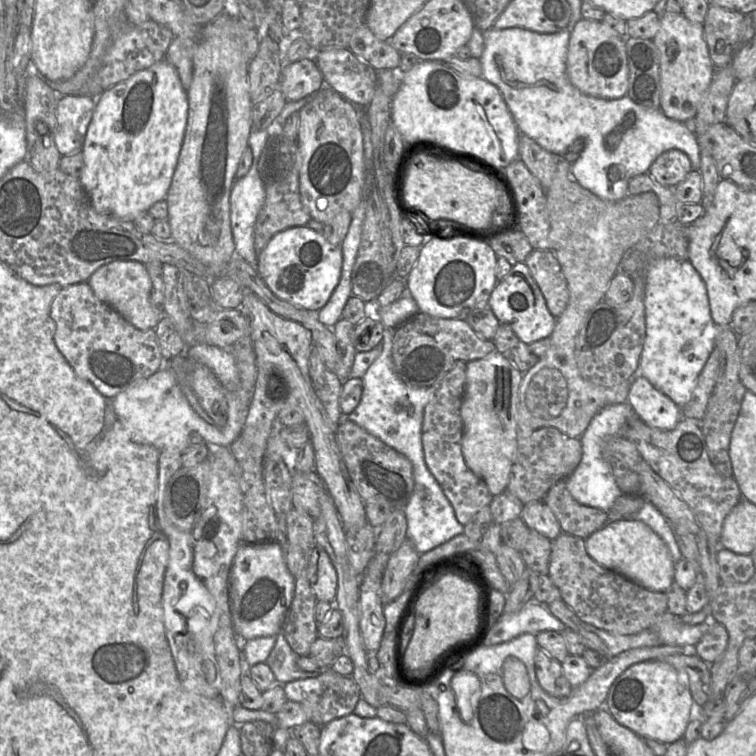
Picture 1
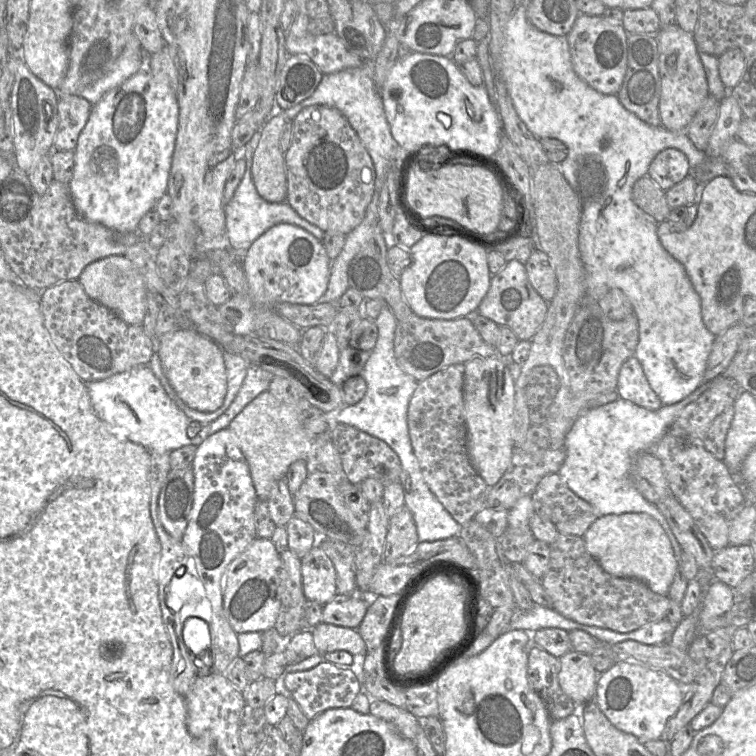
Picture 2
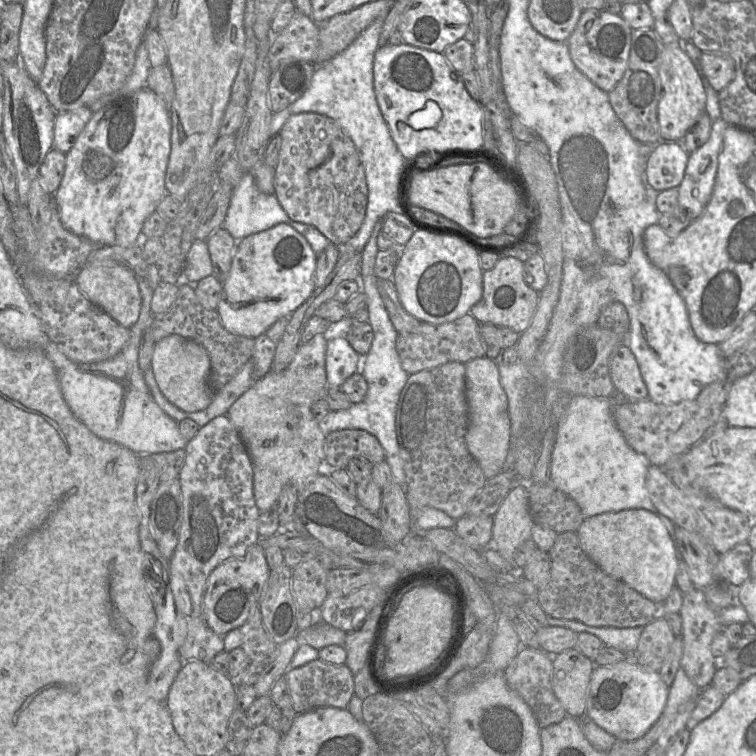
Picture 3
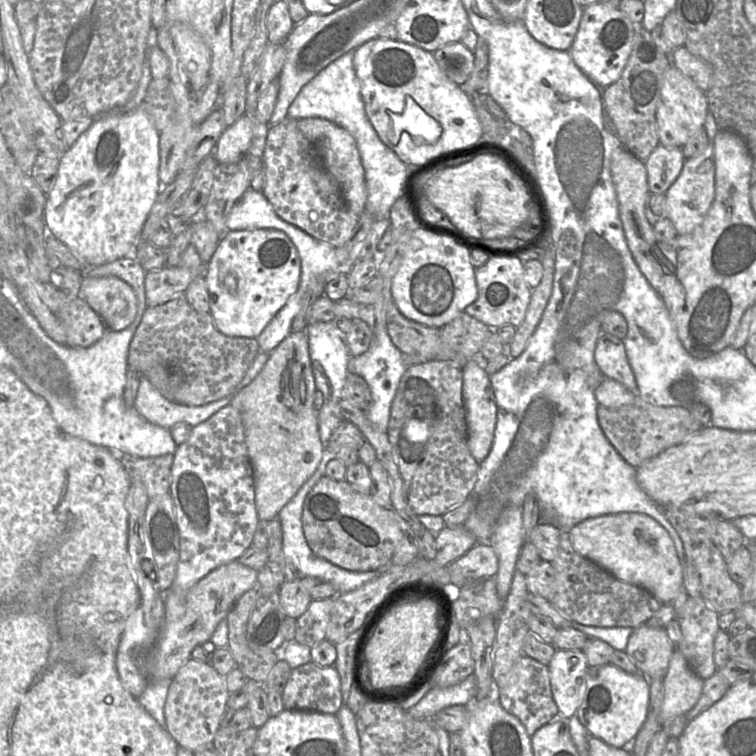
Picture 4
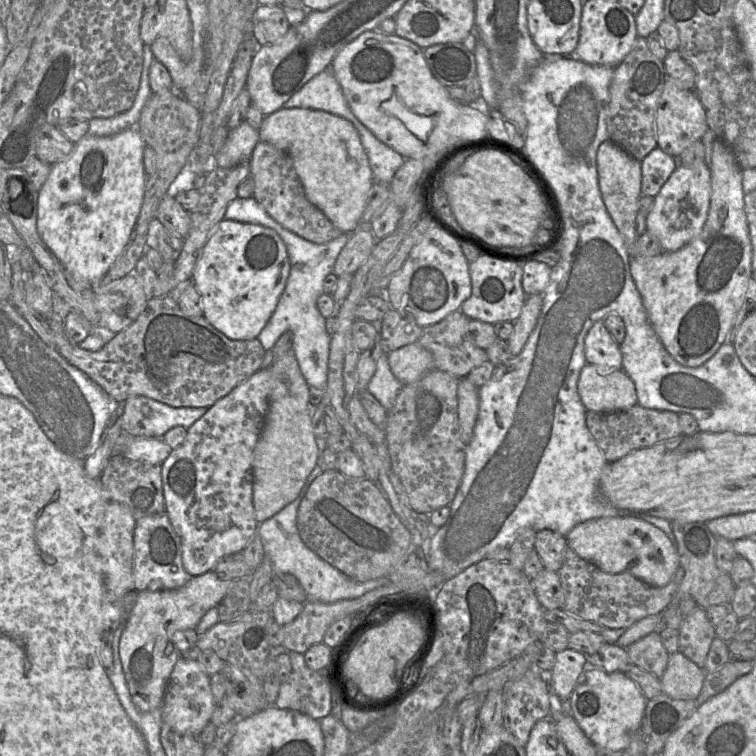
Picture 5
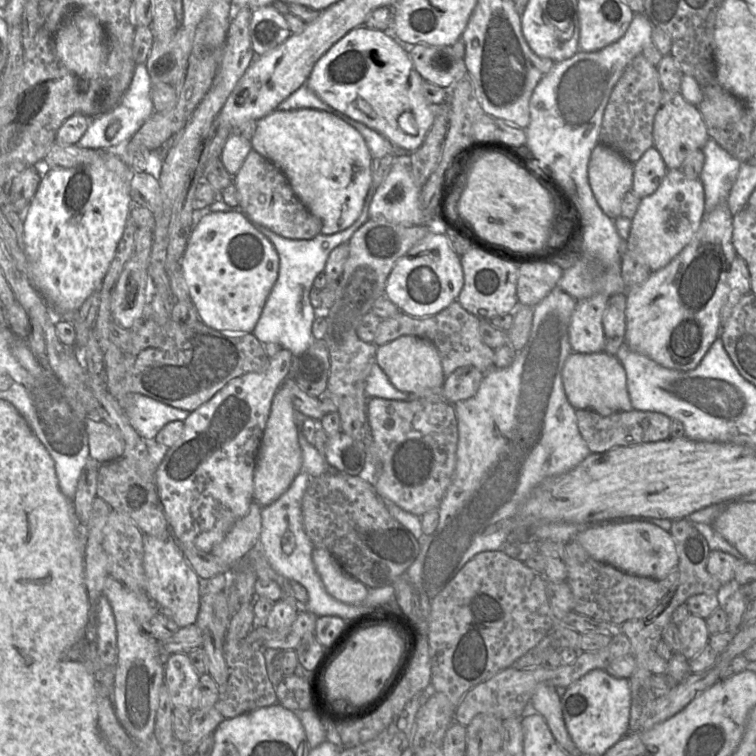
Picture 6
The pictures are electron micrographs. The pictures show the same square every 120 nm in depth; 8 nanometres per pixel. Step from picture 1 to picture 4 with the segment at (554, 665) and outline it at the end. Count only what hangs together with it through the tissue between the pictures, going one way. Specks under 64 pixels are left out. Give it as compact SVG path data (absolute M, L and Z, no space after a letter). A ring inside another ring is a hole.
M522 654L511 670L501 678L499 703L522 722L527 734L532 737L541 726L550 723L551 719L559 713L552 695L548 666Z

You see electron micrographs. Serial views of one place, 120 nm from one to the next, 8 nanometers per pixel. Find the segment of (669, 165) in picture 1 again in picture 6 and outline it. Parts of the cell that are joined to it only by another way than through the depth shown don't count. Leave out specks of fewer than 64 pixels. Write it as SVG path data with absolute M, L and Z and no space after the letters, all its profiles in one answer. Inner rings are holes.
M650 147L642 157L633 164L633 183L631 191L640 198L654 193L662 182L667 167L658 150Z

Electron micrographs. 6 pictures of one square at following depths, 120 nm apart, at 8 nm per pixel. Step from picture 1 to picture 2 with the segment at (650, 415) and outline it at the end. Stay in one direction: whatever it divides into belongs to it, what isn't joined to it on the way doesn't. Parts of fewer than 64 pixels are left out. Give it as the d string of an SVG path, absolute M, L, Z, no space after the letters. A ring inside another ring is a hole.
M636 356L627 359L621 366L616 391L619 398L647 410L654 411L663 406L660 398L651 388Z

